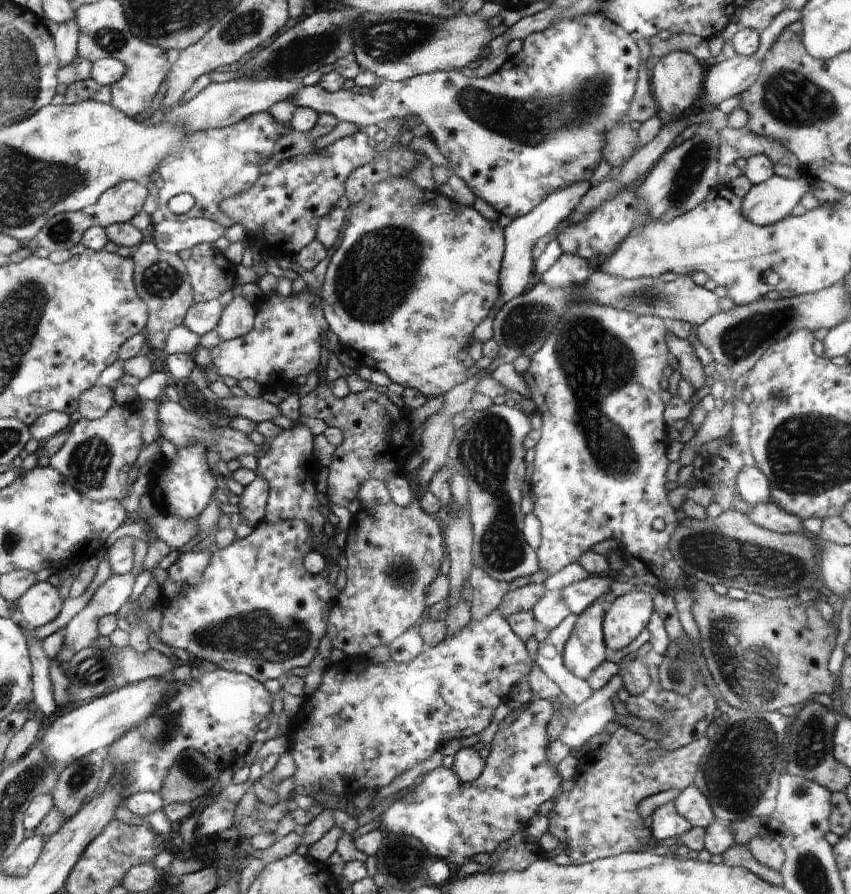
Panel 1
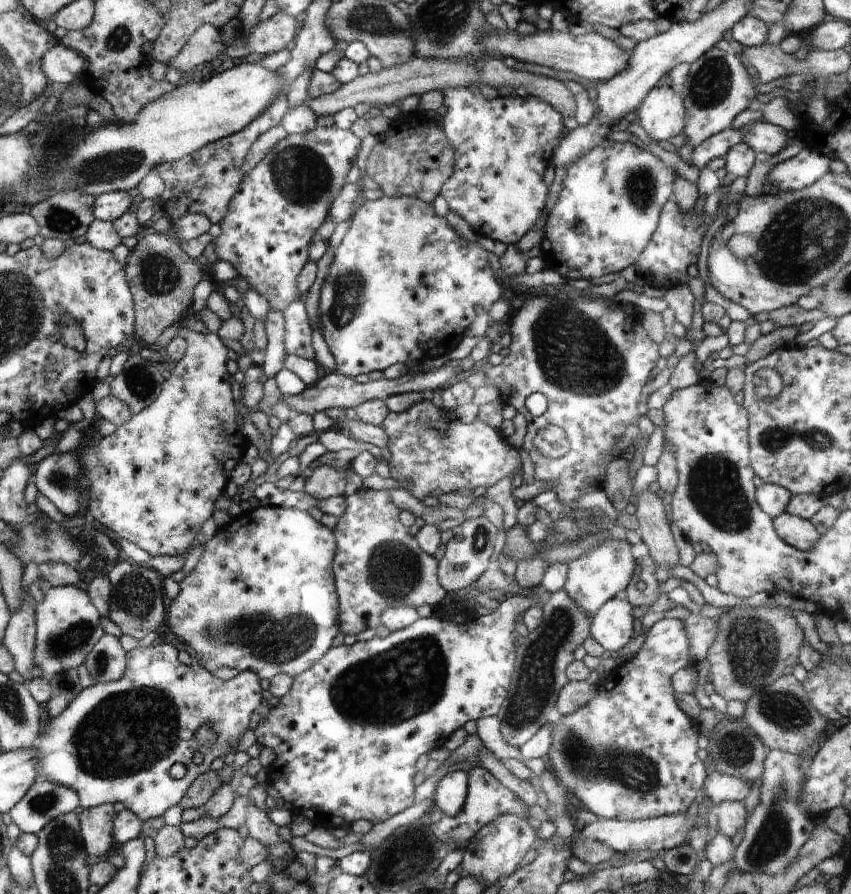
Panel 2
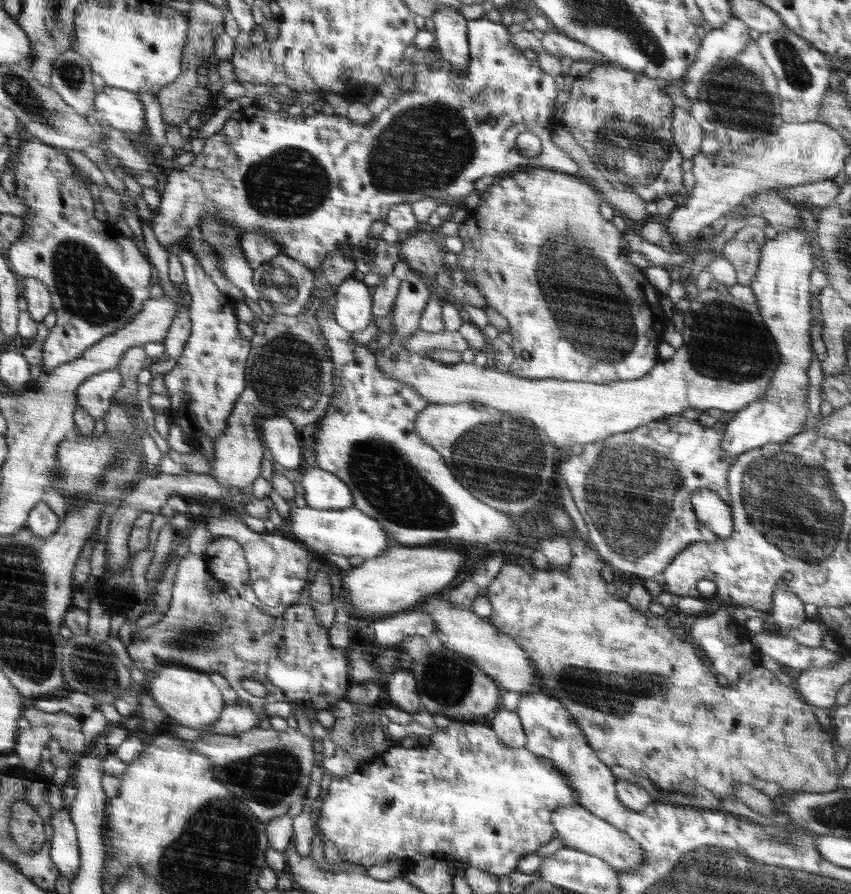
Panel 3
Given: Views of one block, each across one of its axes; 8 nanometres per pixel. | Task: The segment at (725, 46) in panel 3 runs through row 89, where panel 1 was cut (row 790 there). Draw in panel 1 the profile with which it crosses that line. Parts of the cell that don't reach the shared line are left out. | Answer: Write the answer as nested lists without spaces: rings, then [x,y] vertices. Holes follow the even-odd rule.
[[[690,784],[675,798],[677,813],[693,827],[708,828],[716,819],[706,797]]]

